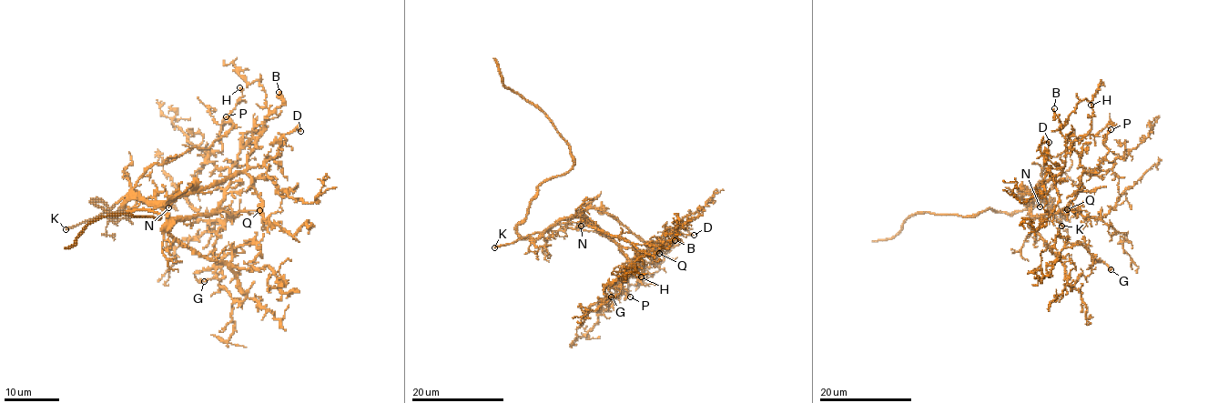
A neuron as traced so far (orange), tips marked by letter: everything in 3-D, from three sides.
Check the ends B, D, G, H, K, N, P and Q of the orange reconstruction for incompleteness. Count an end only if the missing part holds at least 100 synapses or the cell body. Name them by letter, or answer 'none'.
K

